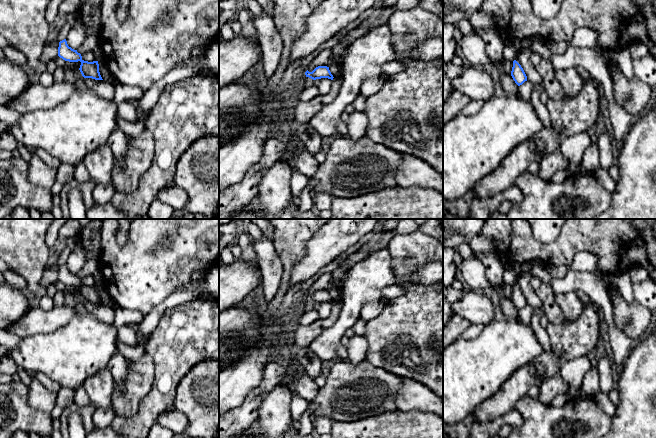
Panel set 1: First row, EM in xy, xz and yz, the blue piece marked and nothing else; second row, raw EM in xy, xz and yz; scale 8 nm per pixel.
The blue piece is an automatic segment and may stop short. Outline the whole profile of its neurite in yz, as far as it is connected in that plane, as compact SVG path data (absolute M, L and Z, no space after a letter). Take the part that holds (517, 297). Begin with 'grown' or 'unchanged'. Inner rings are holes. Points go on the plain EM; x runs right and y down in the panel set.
unchanged | M516 284L513 285L511 300L518 310L522 309L525 305L527 305L527 300L523 292Z

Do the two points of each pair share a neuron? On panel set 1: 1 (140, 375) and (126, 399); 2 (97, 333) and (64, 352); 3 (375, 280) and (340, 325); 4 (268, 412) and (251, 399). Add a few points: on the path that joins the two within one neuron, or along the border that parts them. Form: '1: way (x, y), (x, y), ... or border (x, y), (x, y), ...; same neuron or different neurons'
1: way (139, 381), (131, 393); same neuron
2: way (89, 341), (82, 348), (72, 352); same neuron
3: way (364, 291), (352, 303), (348, 314); same neuron
4: border (275, 387), (260, 404), (257, 420), (252, 427); different neurons

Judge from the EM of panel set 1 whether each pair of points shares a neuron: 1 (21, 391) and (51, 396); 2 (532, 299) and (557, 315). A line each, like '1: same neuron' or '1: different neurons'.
1: different neurons
2: different neurons

